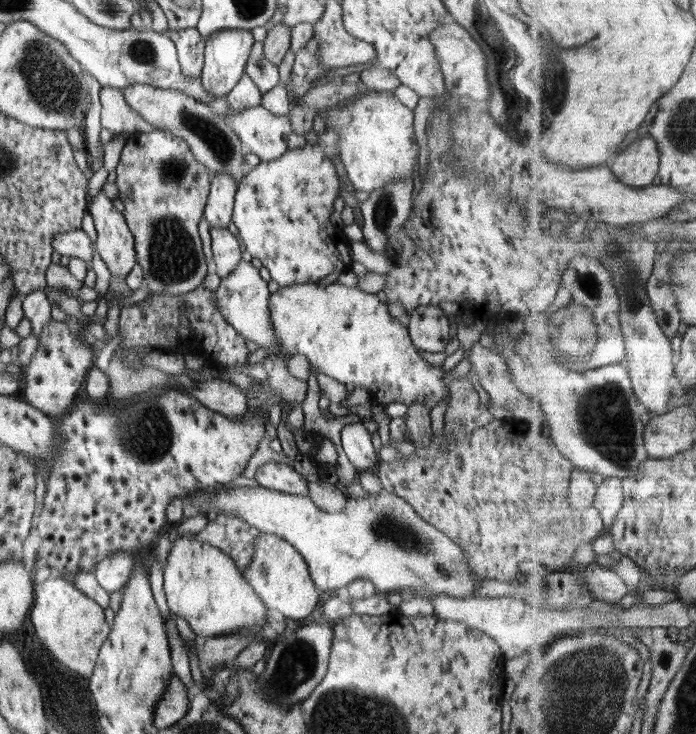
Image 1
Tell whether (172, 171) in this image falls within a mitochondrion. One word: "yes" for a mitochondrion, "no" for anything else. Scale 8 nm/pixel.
yes

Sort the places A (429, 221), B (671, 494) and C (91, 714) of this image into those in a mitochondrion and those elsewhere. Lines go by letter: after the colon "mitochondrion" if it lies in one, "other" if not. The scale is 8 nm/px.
A: other
B: other
C: other

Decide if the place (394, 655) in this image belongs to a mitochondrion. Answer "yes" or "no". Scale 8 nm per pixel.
no

